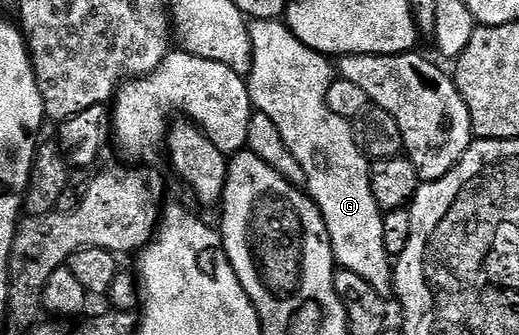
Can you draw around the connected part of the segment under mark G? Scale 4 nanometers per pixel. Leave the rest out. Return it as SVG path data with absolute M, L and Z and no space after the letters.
M281 19L253 21L249 30L252 44L248 75L251 105L276 124L288 150L304 168L308 195L322 211L337 267L358 274L383 298L389 297L392 292L392 257L384 246L384 216L370 189L370 164L362 157L363 149L354 141L353 127L344 118L332 114L326 105L326 90L336 76L331 61L323 53L304 46L304 42L297 40Z

